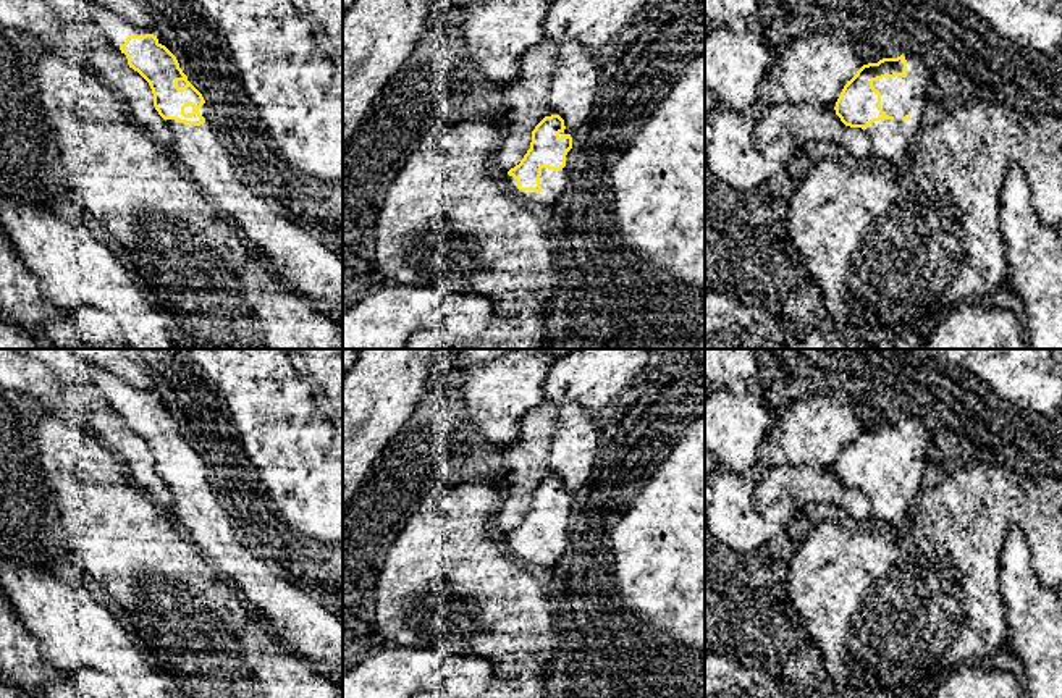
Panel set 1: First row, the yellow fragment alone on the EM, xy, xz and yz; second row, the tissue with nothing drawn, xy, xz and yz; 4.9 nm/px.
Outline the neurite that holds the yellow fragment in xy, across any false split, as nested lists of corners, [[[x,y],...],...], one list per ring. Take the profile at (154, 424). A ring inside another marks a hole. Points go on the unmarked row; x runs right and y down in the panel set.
[[[128,397],[120,407],[129,430],[150,448],[154,469],[171,491],[178,519],[189,525],[199,520],[228,520],[210,485],[202,456],[188,443],[176,418],[157,397]]]

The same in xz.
[[[559,477],[545,478],[532,493],[530,511],[519,527],[508,533],[519,553],[561,557],[558,543],[569,536],[572,524],[572,496]]]

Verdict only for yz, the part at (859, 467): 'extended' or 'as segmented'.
extended

